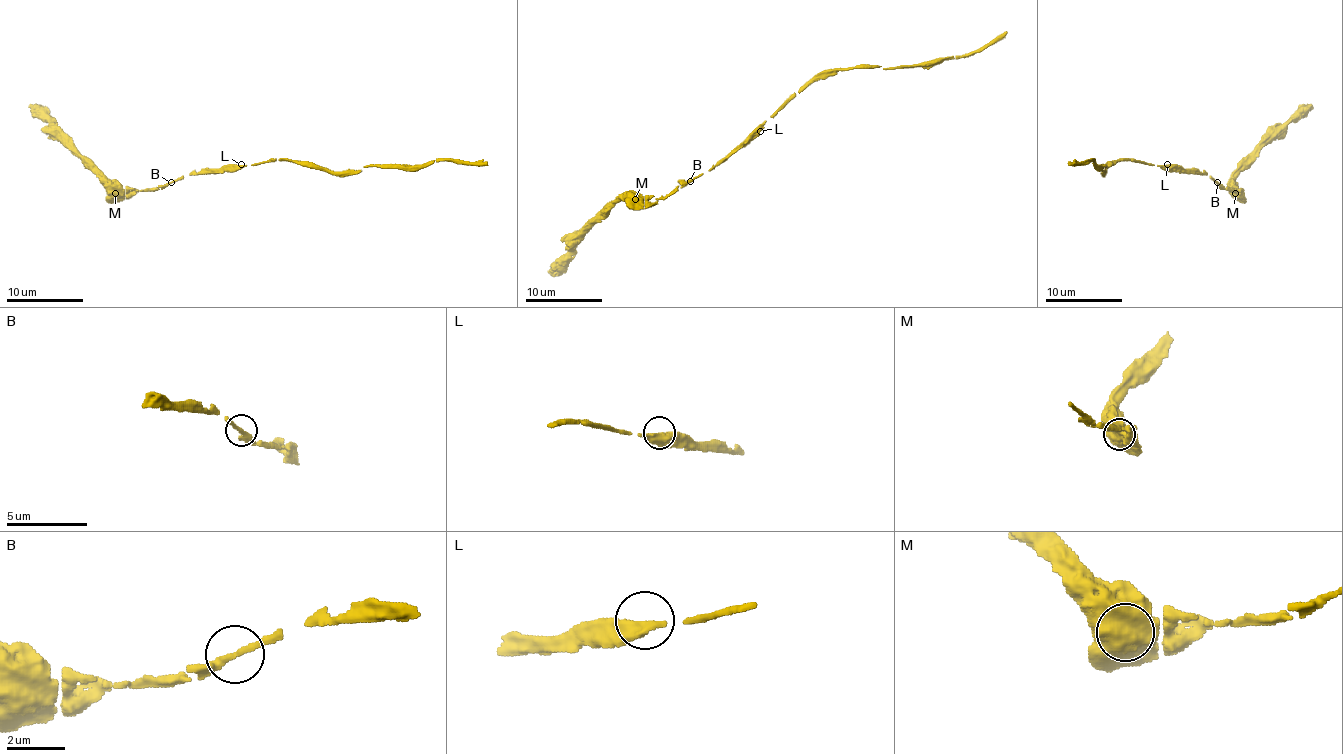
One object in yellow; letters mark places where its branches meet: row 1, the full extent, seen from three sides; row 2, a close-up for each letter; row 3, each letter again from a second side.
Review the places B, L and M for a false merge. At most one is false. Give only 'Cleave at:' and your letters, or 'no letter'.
Cleave at: no letter

